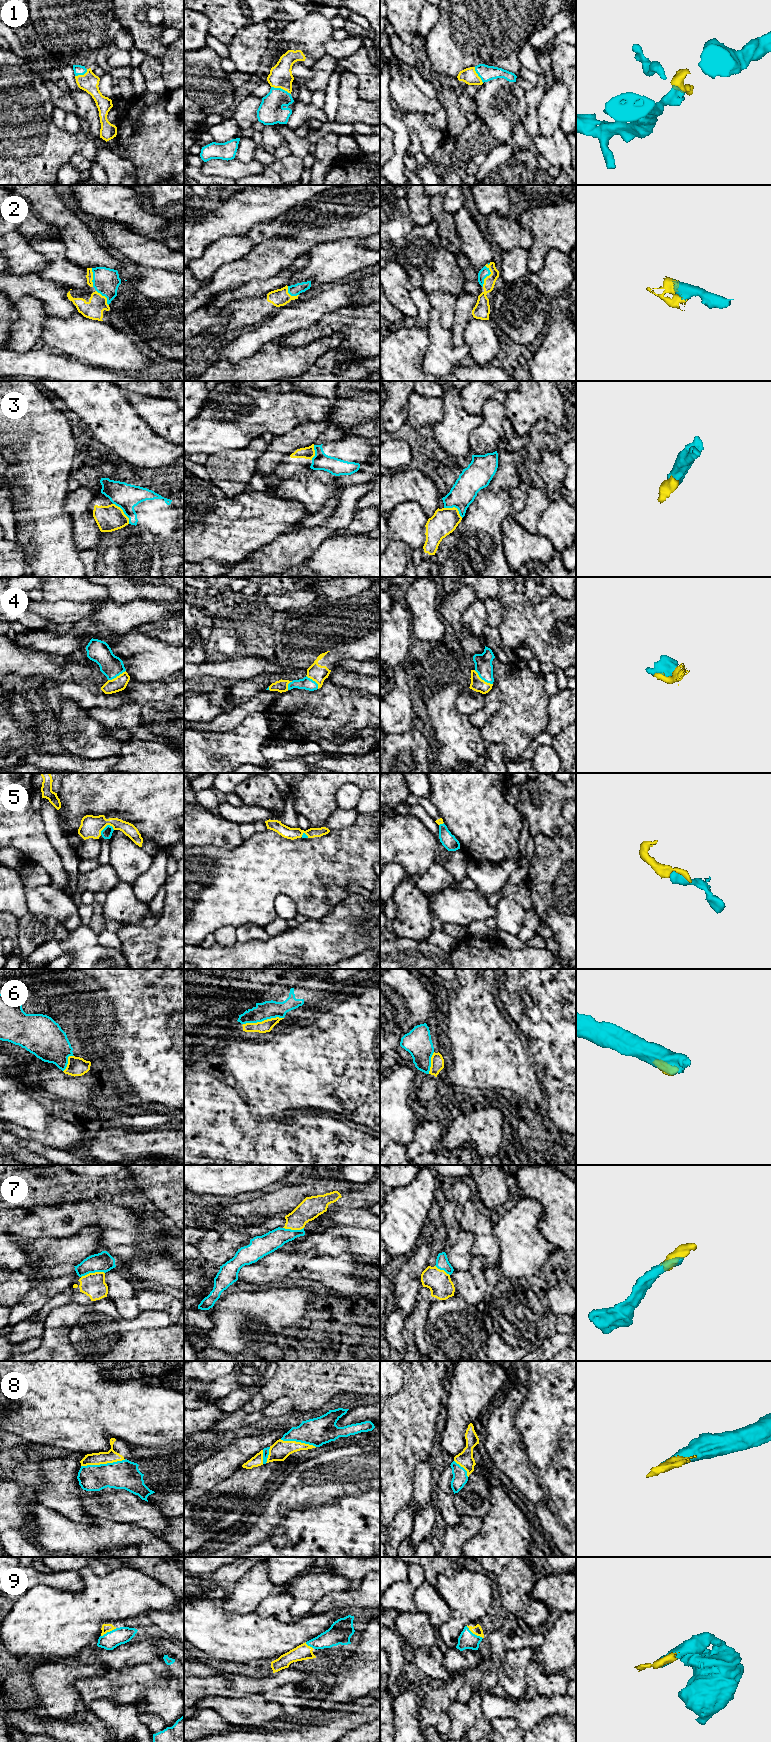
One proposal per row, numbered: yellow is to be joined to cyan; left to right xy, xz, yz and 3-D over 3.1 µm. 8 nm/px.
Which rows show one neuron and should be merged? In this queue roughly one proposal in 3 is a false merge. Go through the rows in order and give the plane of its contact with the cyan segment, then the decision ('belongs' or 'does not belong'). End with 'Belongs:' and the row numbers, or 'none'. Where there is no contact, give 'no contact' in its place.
1: contact in xz; belongs
2: contact in yz; belongs
3: contact in xy; does not belong
4: contact in yz; belongs
5: contact in xy; belongs
6: contact in xz; does not belong
7: contact in xy; belongs
8: contact in xy; belongs
9: contact in yz; belongs
Belongs: 1, 2, 4, 5, 7, 8, 9

